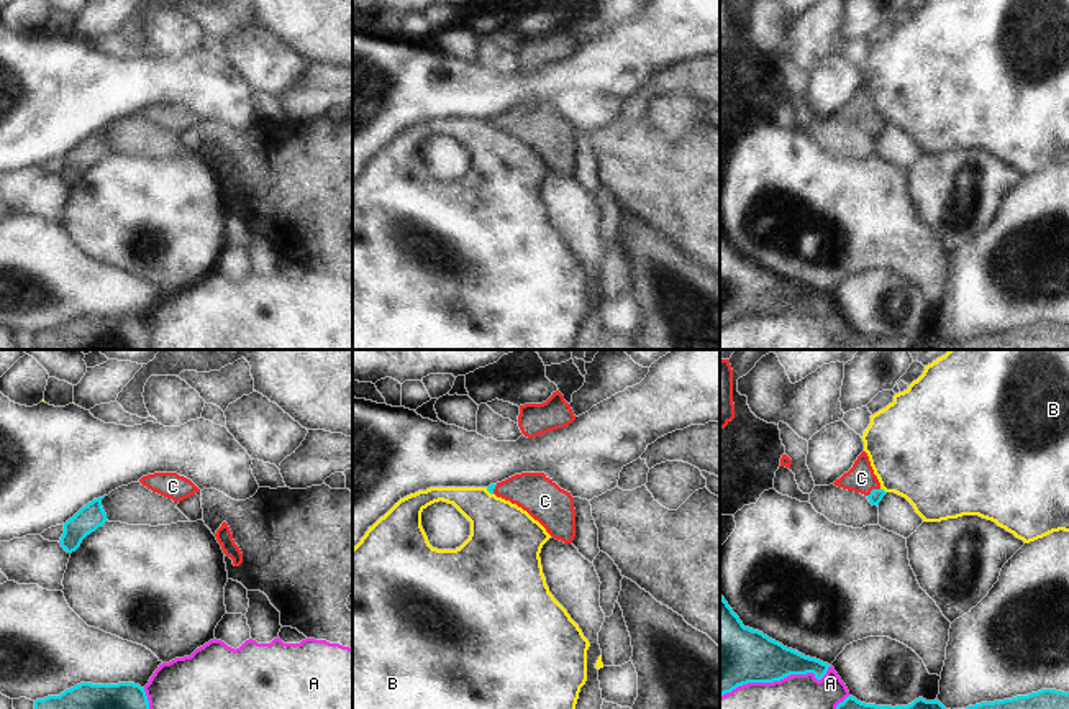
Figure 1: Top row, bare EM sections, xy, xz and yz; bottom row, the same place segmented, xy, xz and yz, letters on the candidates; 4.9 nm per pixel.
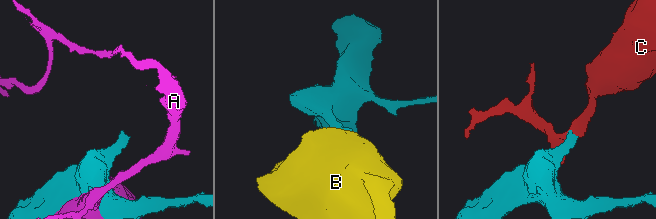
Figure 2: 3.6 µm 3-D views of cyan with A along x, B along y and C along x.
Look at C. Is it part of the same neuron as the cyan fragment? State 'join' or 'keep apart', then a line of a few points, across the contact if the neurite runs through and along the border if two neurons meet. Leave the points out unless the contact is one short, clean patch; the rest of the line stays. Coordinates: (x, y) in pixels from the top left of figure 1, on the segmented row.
join; line yz (876, 496), (873, 489), (861, 478)

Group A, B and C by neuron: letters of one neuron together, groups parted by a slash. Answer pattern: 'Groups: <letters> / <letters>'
Groups: A / B / C

